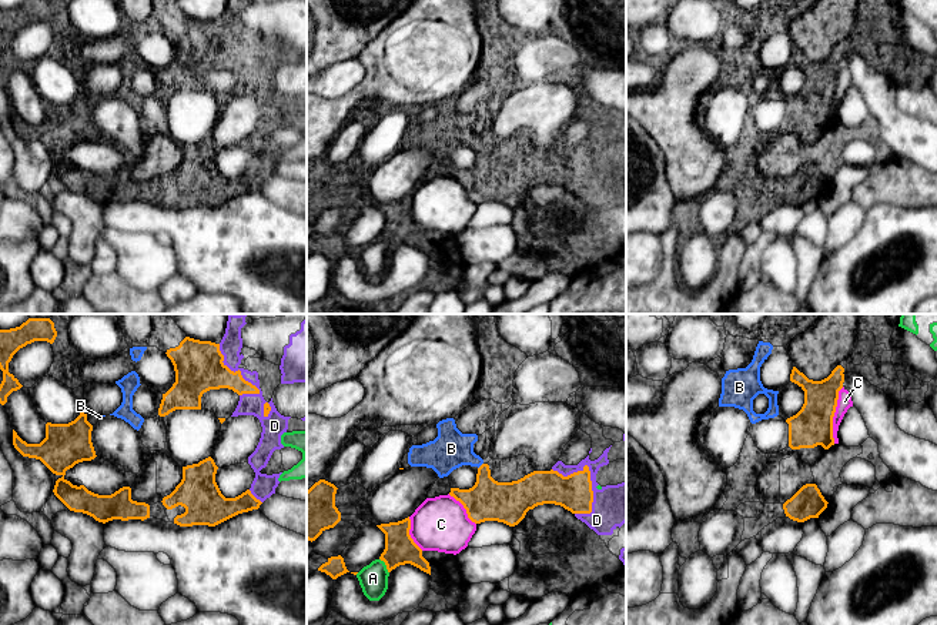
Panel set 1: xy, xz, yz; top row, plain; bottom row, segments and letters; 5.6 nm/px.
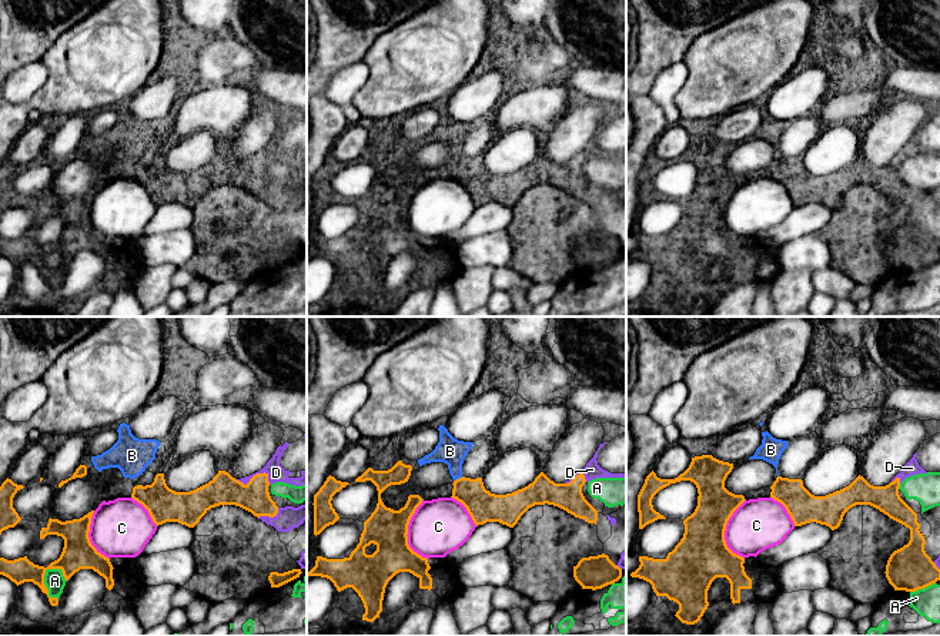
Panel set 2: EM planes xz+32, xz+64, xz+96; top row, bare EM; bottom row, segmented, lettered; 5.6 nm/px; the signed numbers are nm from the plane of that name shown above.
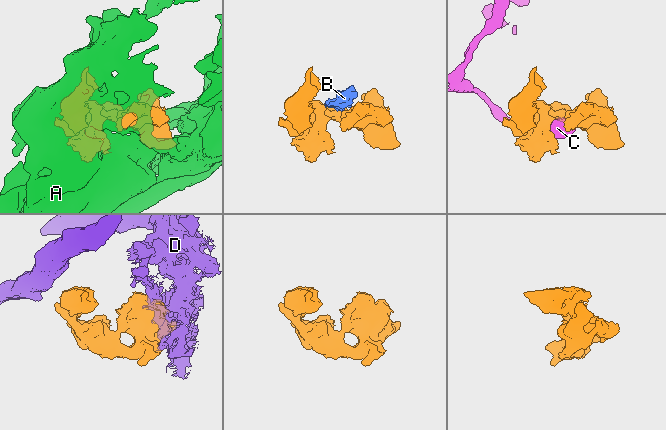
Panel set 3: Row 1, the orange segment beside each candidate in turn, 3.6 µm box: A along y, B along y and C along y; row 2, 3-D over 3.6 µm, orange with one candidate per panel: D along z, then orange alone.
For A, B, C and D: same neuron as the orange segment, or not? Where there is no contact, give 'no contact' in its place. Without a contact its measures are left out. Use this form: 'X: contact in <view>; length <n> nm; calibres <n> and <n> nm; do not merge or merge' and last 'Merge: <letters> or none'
A: contact in xz; length 100 nm; calibres 180 and 160 nm; do not merge
B: contact in xz; length 50 nm; calibres 240 and 220 nm; merge
C: contact in yz; length 320 nm; calibres 220 and 80 nm; do not merge
D: contact in xz; length 340 nm; calibres 200 and 240 nm; do not merge
Merge: B

